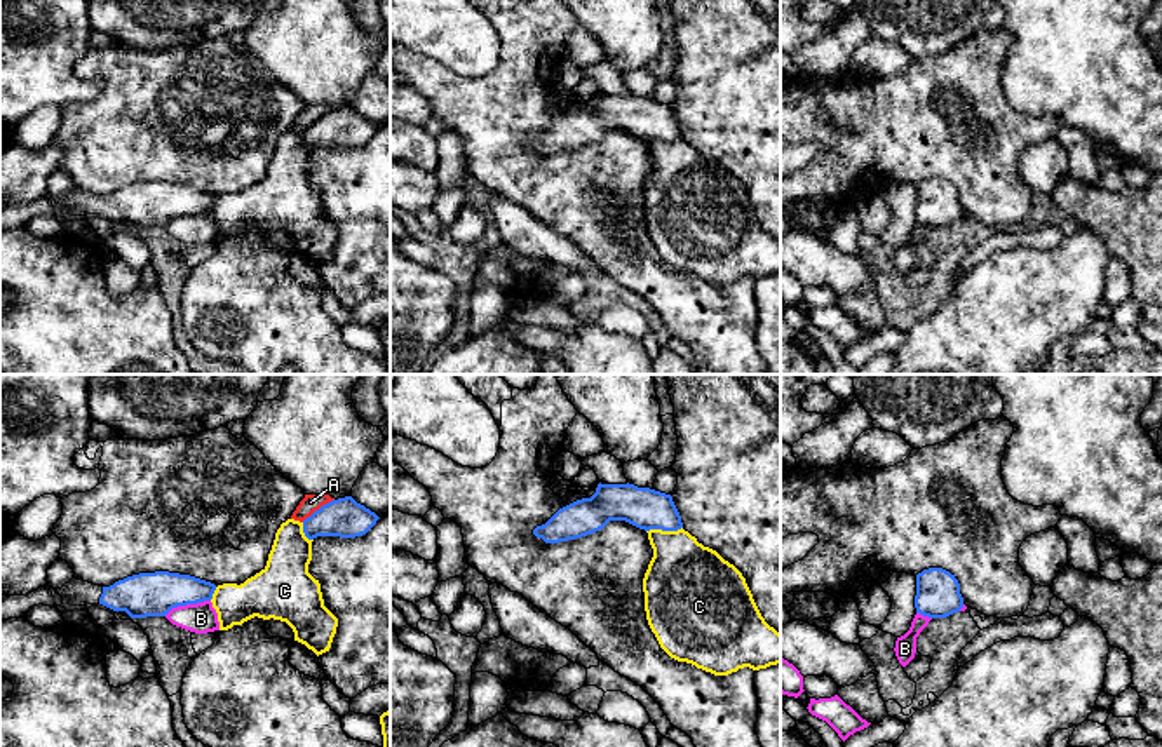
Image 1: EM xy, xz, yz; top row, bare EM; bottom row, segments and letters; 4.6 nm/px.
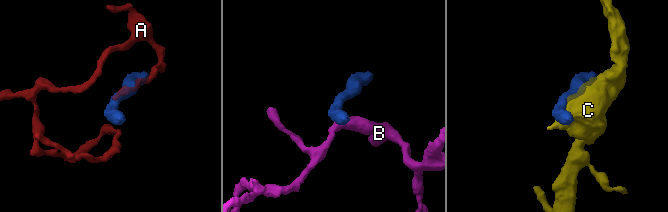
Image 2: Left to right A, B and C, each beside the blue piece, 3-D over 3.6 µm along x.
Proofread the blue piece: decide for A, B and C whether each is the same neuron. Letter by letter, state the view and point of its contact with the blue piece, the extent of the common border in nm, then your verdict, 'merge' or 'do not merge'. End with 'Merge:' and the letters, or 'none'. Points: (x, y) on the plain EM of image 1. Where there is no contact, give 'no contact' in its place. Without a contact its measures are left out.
A: xy (319, 119) | 190 nm | do not merge
B: xy (187, 213) | 220 nm | do not merge
C: xz (664, 140) | 170 nm | do not merge
Merge: none

